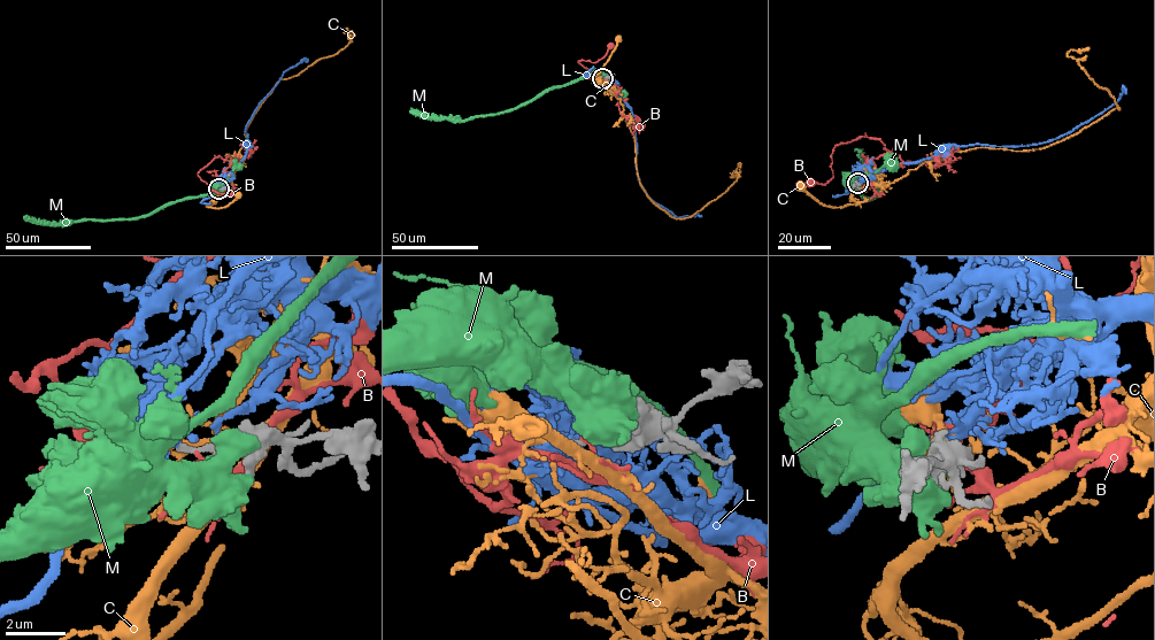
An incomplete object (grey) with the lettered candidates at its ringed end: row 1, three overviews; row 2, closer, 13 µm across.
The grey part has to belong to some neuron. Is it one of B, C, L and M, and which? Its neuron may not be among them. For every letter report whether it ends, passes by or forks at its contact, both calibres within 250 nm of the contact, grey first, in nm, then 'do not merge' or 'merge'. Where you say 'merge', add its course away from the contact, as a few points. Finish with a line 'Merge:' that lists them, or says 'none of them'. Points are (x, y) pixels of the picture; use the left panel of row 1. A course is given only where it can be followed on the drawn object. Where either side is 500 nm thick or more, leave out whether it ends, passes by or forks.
B: it ends there; 280 nm thick on the grey side, 110 nm on the other; do not merge
C: it ends there; 160 nm thick on the grey side, 320 nm on the other; merge; it runs (218, 189), (222, 190), (215, 202), (206, 207), (223, 207), (237, 194)
L: it forks there; 170 nm thick on the grey side, 220 nm on the other; do not merge
M: it ends there; 400 nm thick on the grey side, 400 nm on the other; do not merge
Merge: C

